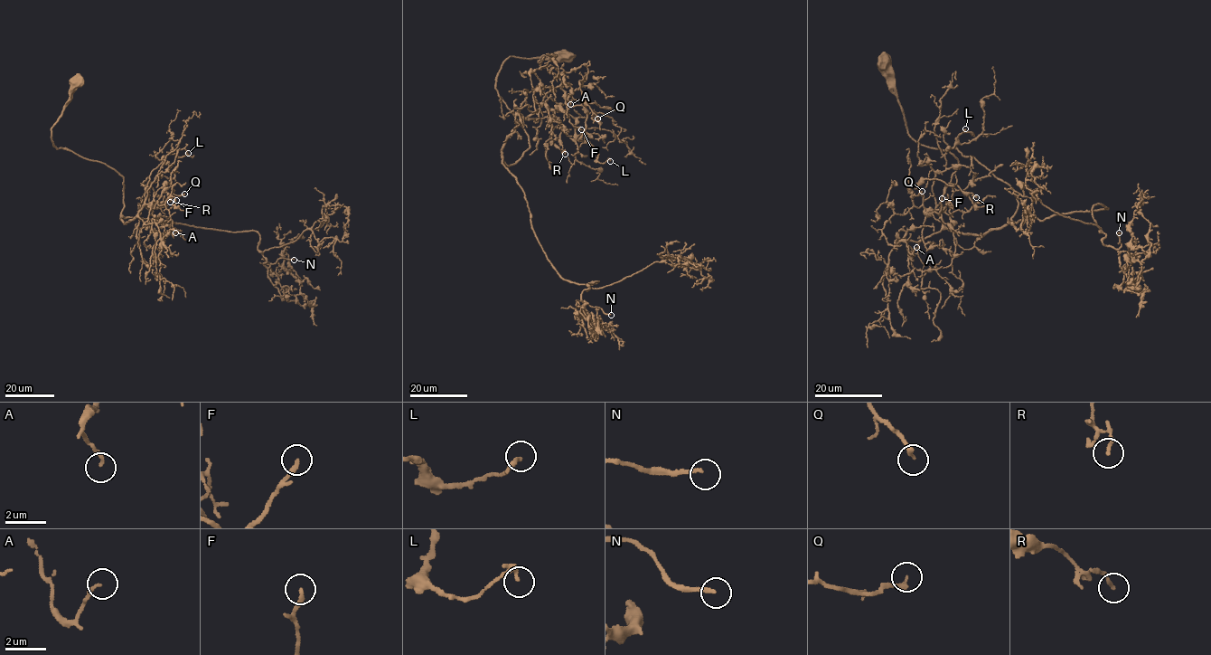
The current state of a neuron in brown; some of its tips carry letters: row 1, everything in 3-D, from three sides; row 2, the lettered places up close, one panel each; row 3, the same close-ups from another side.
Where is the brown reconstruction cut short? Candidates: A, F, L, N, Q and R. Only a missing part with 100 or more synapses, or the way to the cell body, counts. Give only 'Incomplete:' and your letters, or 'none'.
Incomplete: N

